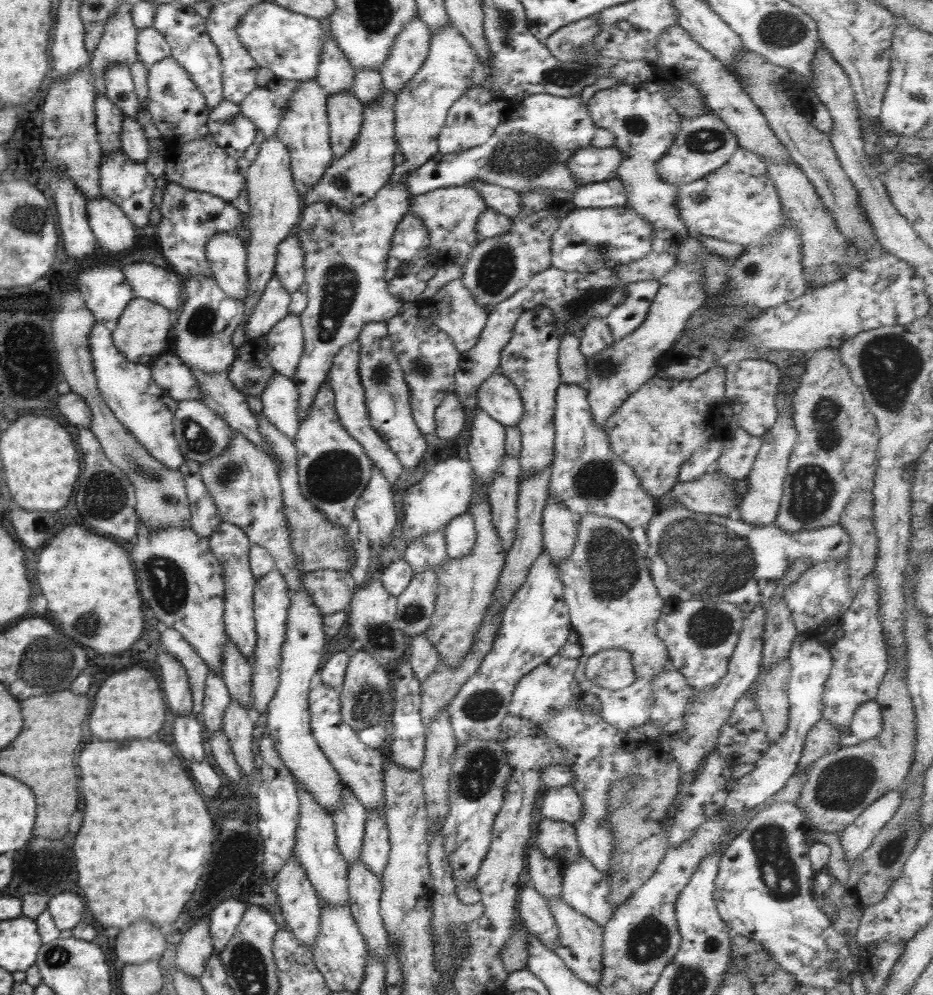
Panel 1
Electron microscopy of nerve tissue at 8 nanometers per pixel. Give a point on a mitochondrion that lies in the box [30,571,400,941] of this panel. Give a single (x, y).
(366, 701)

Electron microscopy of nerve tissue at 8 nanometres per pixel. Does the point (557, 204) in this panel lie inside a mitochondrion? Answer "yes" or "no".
no

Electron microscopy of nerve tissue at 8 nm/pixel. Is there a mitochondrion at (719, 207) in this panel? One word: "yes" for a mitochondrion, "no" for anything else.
no

